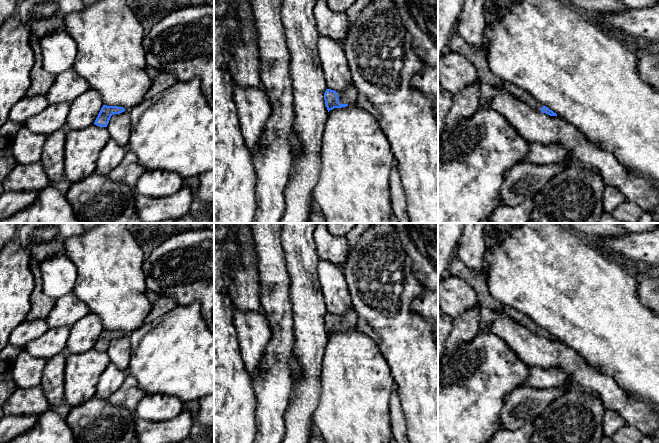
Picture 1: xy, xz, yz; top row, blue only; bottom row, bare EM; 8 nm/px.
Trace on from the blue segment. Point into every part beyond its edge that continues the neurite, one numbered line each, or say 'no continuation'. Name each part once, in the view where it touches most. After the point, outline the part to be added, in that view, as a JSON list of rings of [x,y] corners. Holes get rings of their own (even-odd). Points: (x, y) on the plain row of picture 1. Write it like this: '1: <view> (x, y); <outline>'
1: xz (348, 320); [[[353,307],[347,313],[337,316],[340,328],[353,328],[357,323],[357,319],[358,315]]]

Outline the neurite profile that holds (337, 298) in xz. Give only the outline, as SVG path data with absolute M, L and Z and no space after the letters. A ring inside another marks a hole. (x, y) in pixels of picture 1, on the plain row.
M320 260L317 274L327 313L336 316L347 313L352 307L352 299L341 267Z

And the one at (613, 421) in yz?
M606 410L604 413L604 435L611 437L626 424L624 418L616 411Z

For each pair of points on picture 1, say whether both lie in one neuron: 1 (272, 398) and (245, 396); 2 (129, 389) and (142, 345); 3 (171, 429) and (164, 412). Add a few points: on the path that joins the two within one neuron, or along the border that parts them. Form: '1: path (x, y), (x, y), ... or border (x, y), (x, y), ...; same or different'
1: border (251, 376), (251, 386), (255, 401), (254, 421); different
2: border (126, 373), (135, 378), (137, 385), (145, 393); different
3: border (183, 410), (174, 417), (162, 421), (143, 419); different

